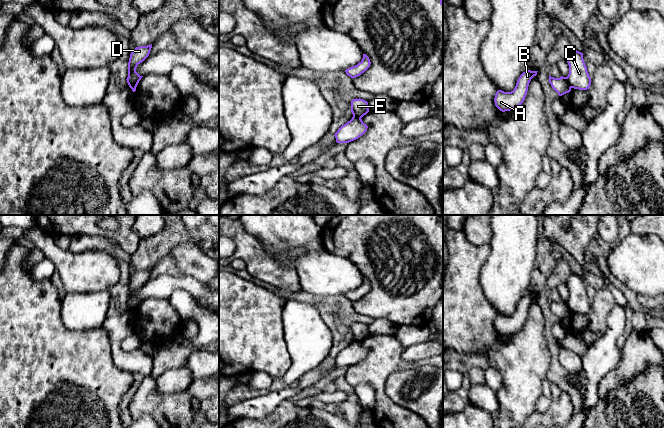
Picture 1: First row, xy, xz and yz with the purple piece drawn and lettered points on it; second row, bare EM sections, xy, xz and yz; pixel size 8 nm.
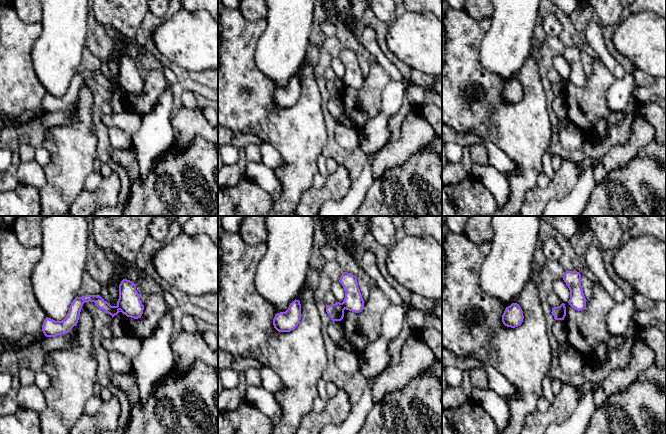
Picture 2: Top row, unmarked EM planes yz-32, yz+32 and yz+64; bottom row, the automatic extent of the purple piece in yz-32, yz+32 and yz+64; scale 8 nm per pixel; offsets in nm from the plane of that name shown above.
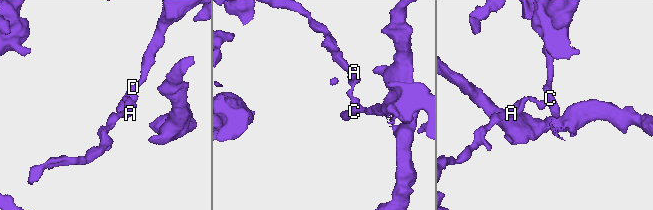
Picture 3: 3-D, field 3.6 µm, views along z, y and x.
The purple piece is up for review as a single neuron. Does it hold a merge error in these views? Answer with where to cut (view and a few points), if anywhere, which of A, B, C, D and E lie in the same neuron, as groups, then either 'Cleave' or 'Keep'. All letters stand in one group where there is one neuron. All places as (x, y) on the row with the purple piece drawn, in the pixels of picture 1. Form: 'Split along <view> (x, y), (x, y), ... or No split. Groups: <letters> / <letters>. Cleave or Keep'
Split along yz (565, 77), (571, 87). Groups: A B E / C D. Cleave

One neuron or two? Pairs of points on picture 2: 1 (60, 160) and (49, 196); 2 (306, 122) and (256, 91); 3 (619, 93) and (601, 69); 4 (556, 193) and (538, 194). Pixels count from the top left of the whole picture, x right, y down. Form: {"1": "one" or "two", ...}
{"1": "one", "2": "one", "3": "two", "4": "one"}

